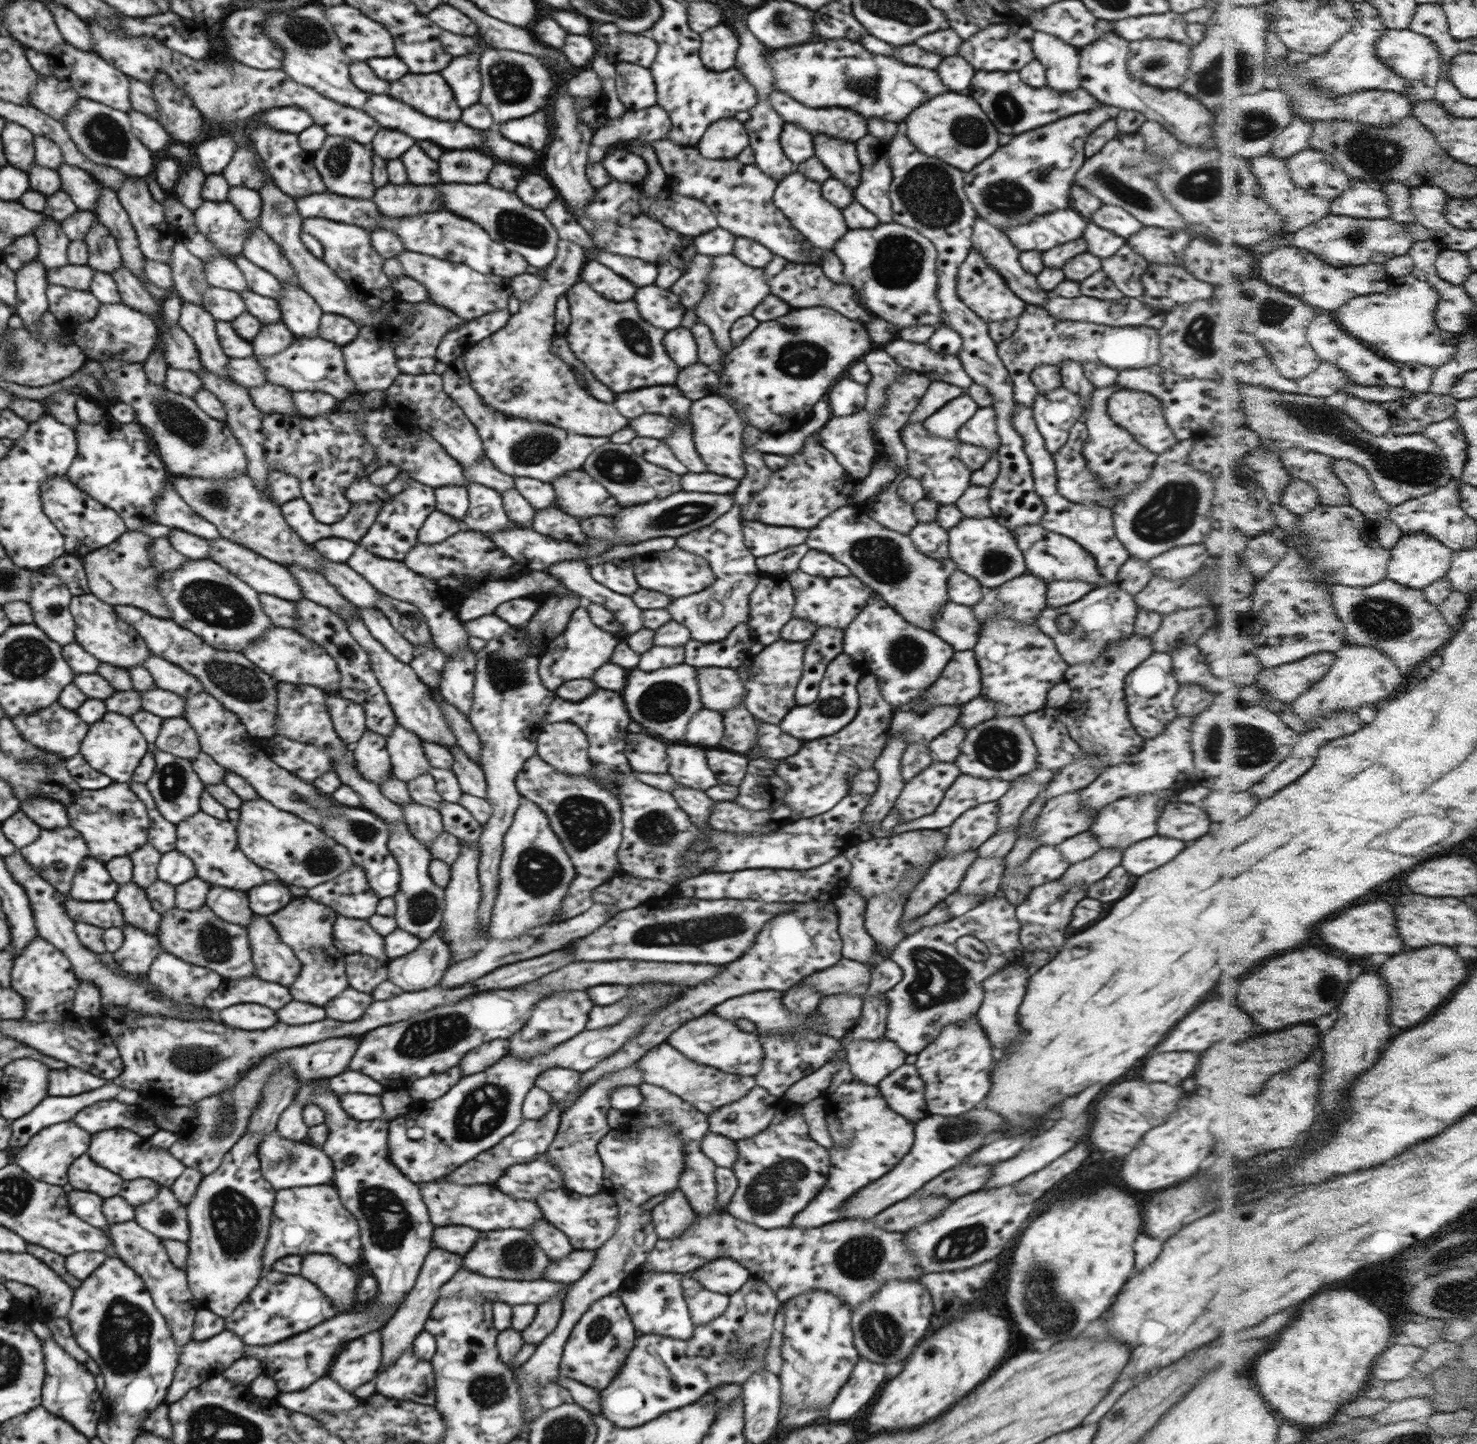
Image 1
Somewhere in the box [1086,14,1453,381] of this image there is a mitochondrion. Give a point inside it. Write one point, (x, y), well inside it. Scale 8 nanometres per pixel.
(1377, 156)

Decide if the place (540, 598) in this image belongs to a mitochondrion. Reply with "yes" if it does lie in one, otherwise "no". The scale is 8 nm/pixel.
no

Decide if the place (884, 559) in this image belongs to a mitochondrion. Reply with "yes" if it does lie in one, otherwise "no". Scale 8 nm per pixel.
yes

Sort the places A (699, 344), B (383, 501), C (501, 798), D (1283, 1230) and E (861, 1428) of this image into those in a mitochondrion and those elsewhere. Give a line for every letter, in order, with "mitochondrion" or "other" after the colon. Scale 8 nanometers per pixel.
A: other
B: other
C: other
D: other
E: other

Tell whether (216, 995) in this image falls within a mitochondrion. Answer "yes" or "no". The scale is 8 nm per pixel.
no

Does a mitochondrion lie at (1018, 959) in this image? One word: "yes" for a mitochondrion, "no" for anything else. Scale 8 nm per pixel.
no

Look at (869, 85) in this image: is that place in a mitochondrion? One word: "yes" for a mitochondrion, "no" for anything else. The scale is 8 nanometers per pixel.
yes

